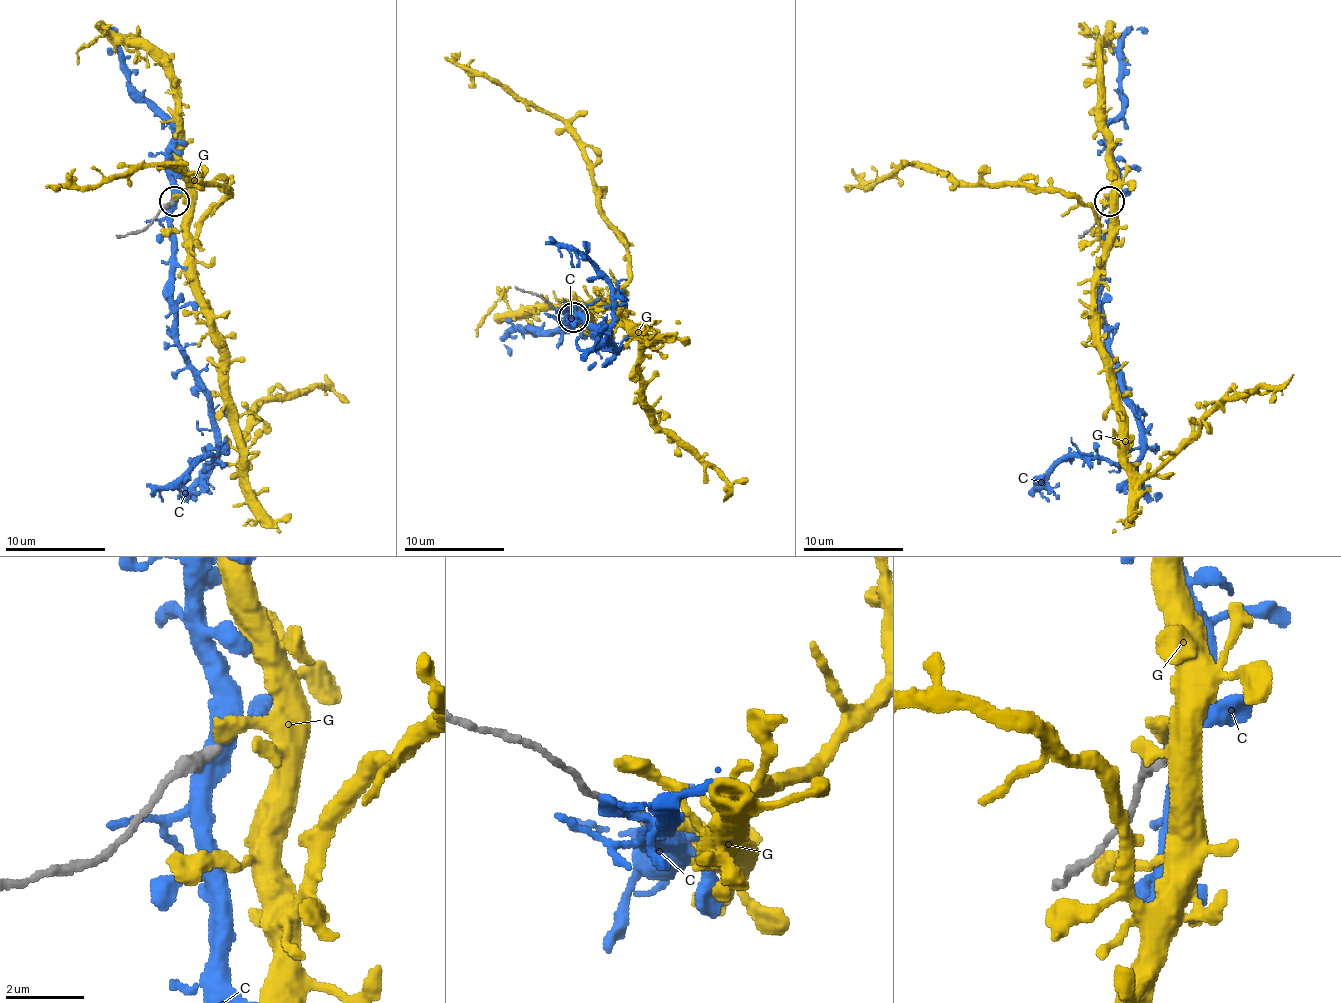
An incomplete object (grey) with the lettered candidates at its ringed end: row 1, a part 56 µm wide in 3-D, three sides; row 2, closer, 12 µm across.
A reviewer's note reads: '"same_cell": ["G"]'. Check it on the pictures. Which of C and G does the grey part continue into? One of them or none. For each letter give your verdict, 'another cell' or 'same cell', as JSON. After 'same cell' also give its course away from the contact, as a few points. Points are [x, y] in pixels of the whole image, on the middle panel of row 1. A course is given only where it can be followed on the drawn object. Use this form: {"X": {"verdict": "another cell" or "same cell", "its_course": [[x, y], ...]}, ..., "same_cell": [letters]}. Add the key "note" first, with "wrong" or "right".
{"note": "wrong", "C": {"verdict": "another cell"}, "G": {"verdict": "another cell"}, "same_cell": []}

